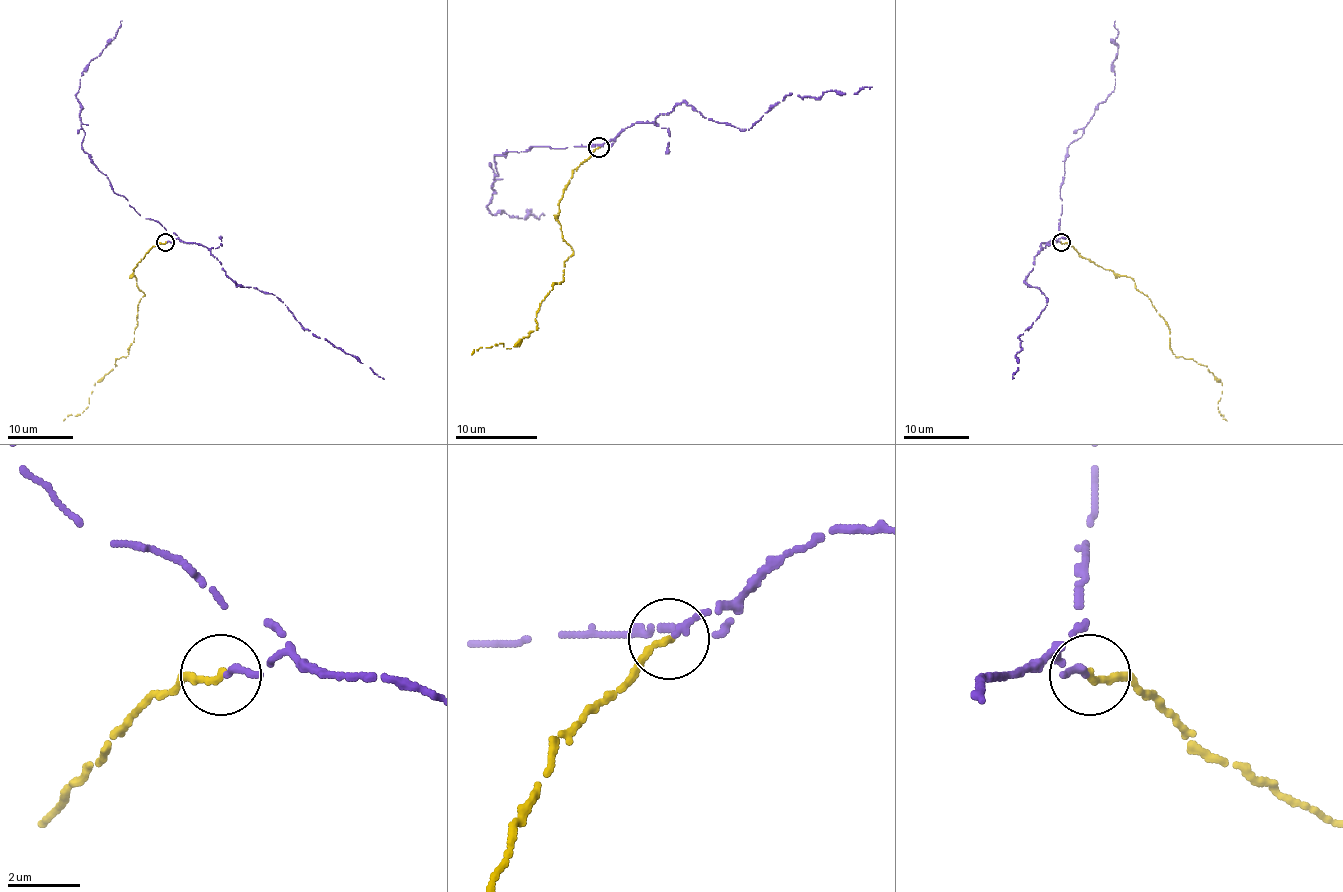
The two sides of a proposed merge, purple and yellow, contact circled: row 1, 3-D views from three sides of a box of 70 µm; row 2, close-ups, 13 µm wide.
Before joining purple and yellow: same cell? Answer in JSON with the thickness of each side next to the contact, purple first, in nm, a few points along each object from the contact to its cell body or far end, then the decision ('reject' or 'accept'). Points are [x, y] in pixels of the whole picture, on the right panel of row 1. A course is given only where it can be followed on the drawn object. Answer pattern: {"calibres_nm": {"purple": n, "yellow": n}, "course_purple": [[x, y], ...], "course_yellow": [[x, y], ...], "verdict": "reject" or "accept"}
{"calibres_nm": {"purple": 200, "yellow": 200}, "course_purple": [[1060, 242], [1056, 237], [1064, 156], [1115, 84], [1112, 63], [1117, 51], [1115, 20]], "course_yellow": [[1061, 242], [1132, 280], [1150, 298], [1170, 331], [1171, 352], [1207, 367], [1222, 383], [1217, 409], [1227, 421]], "verdict": "accept"}

